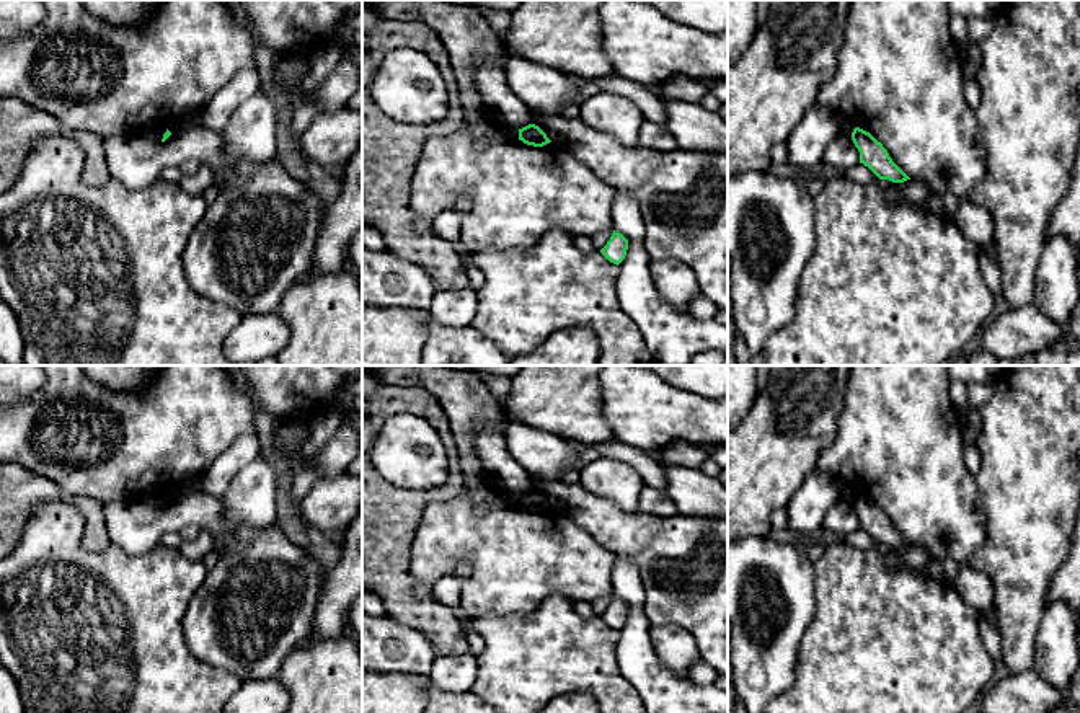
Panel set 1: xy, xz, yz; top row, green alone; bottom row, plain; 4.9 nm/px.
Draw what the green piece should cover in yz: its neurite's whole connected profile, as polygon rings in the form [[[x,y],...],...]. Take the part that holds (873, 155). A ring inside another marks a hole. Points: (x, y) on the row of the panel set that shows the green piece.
[[[855,127],[852,140],[860,152],[860,163],[868,166],[879,179],[904,183],[910,179],[889,157],[887,150],[870,132]]]

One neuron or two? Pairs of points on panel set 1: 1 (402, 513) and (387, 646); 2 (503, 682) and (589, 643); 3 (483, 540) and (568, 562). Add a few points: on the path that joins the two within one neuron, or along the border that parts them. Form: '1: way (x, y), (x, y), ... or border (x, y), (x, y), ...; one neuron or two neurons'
1: border (385, 615), (416, 627), (424, 635); two neurons
2: way (524, 664), (532, 658), (548, 653), (568, 653); one neuron
3: way (504, 547), (514, 555), (547, 555); one neuron

